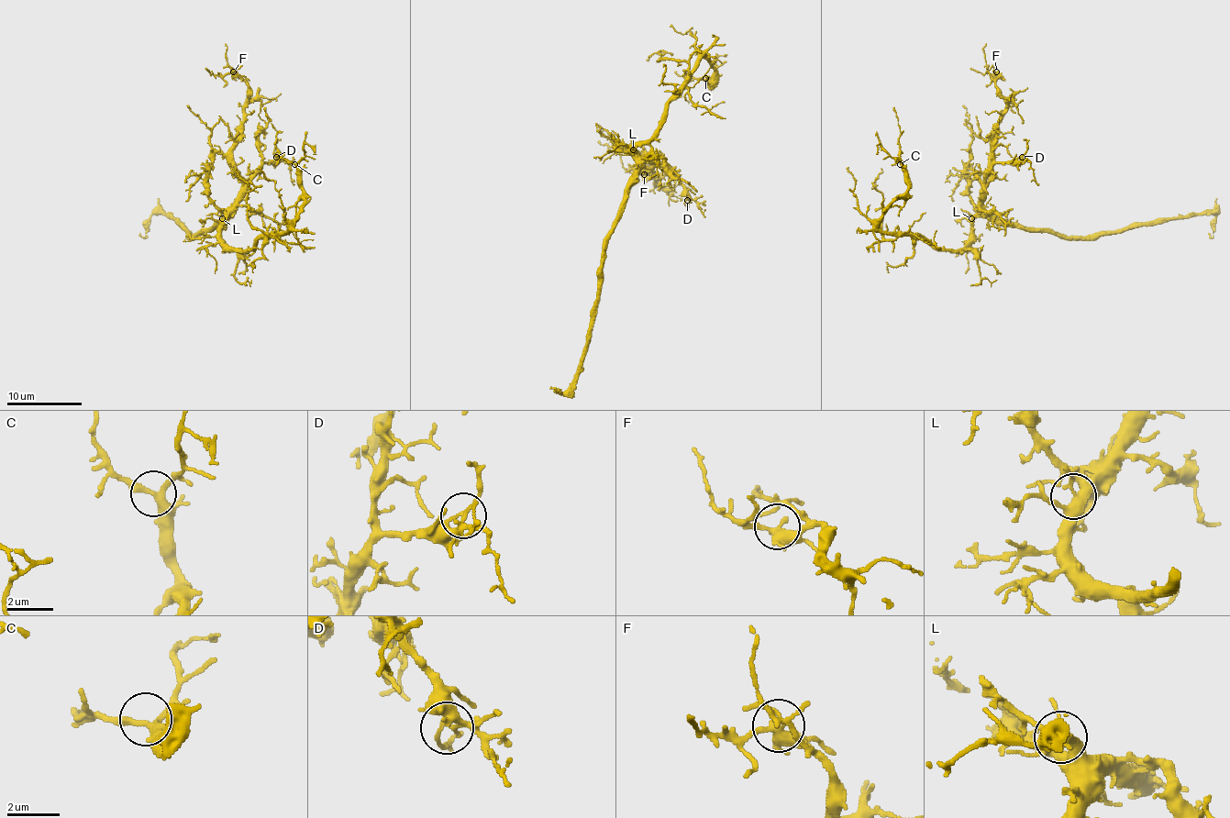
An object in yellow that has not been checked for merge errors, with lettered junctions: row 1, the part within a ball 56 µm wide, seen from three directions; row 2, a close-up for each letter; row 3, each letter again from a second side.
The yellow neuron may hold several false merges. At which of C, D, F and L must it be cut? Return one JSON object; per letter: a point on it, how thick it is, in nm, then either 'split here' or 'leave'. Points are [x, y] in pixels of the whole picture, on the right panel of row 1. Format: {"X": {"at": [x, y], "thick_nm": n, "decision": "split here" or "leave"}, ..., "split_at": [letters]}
{"C": {"at": [900, 164], "thick_nm": 280, "decision": "leave"}, "D": {"at": [1022, 157], "thick_nm": 150, "decision": "leave"}, "F": {"at": [996, 71], "thick_nm": 320, "decision": "leave"}, "L": {"at": [971, 218], "thick_nm": 380, "decision": "leave"}, "split_at": []}

